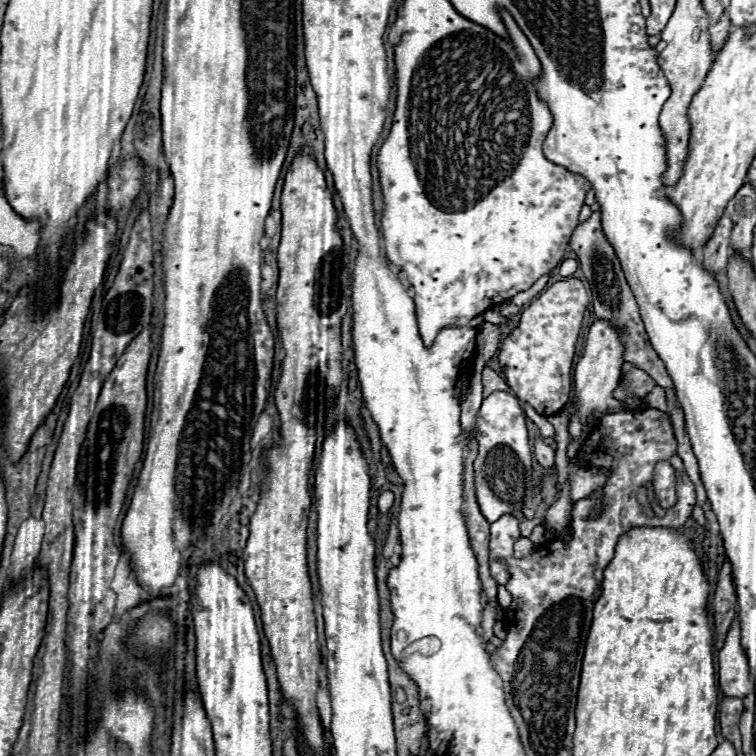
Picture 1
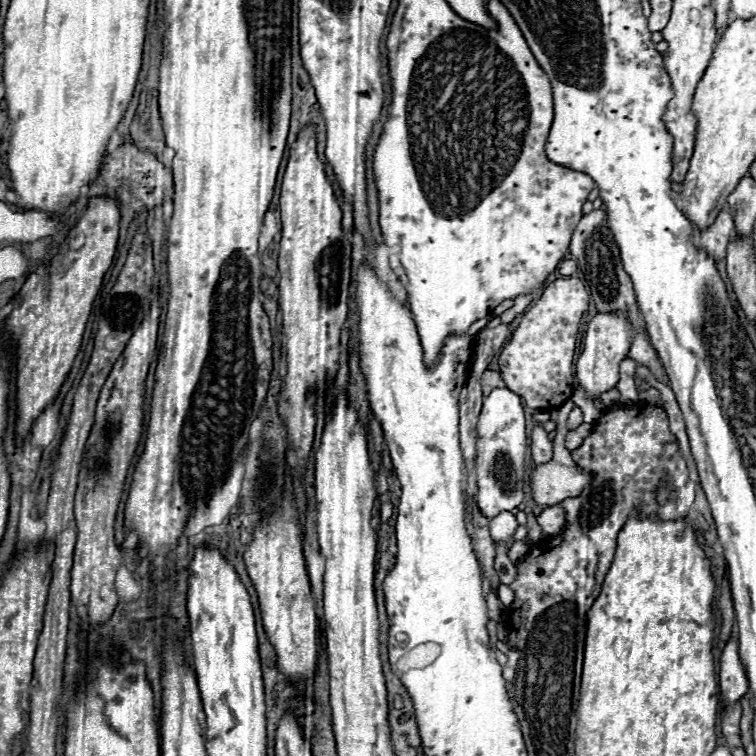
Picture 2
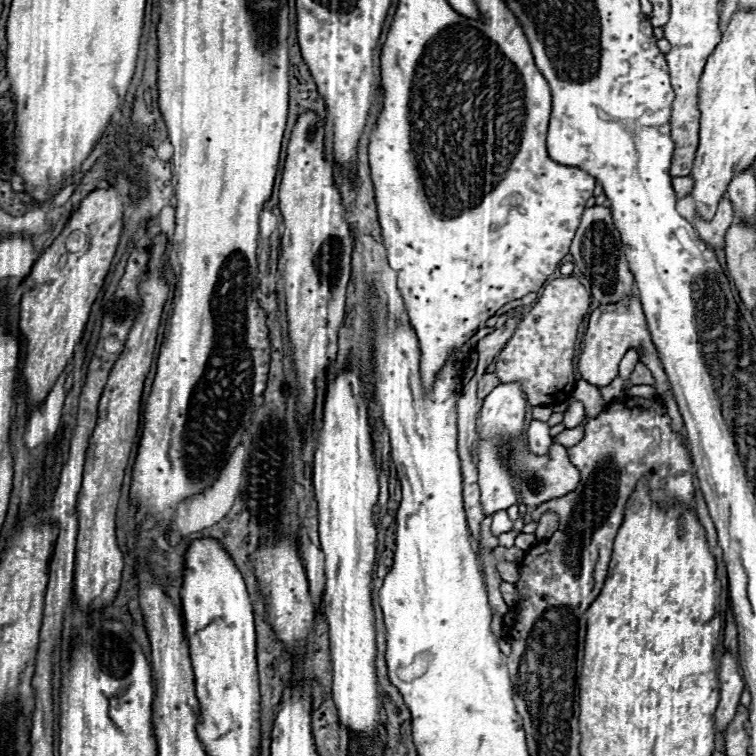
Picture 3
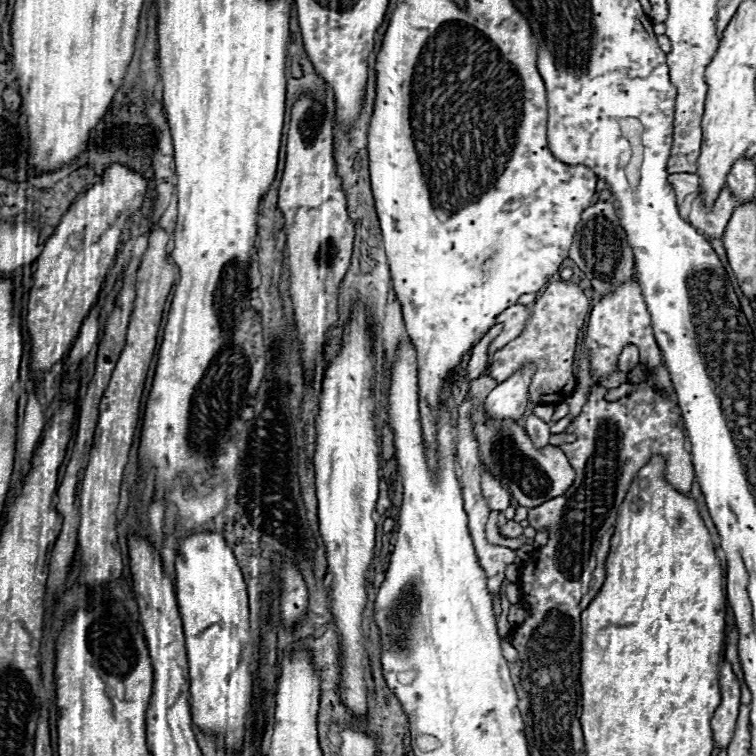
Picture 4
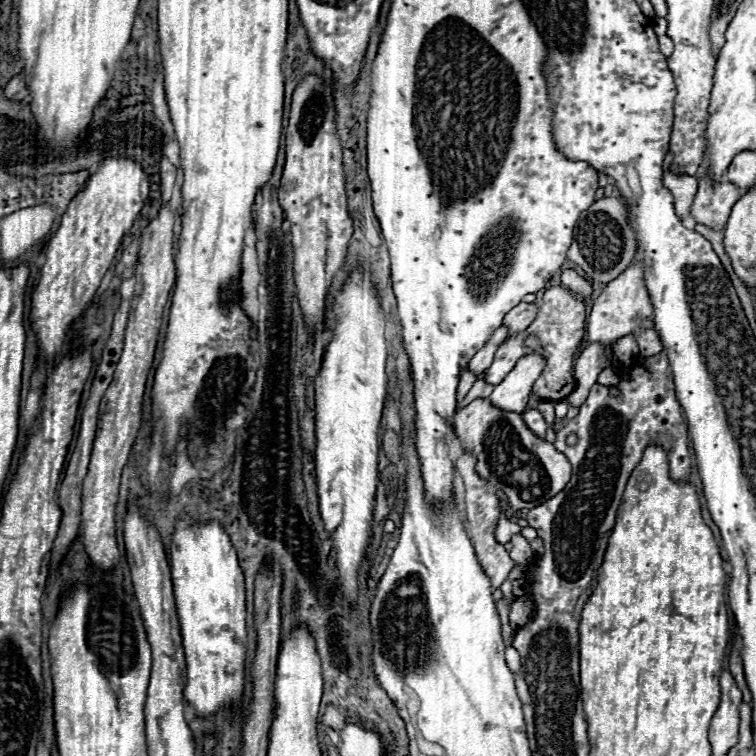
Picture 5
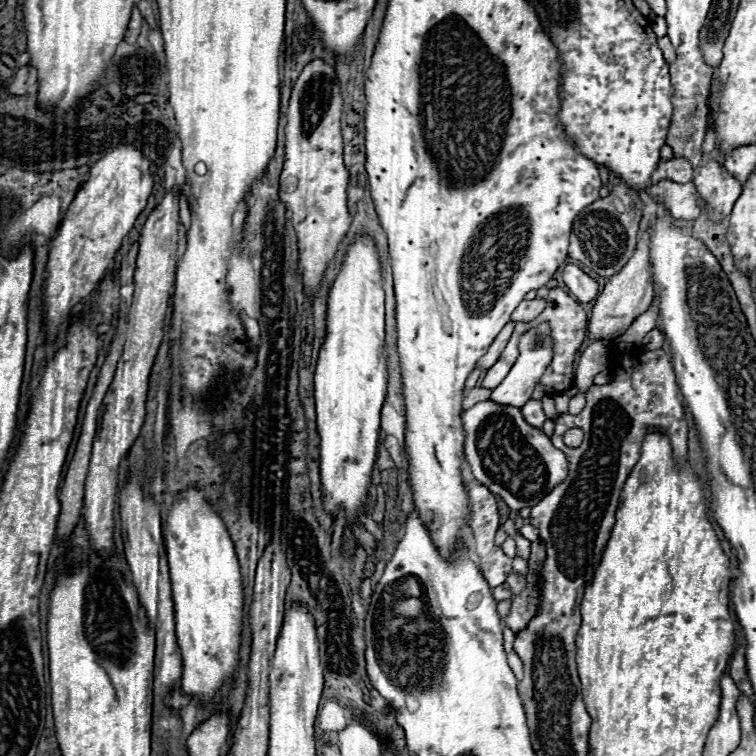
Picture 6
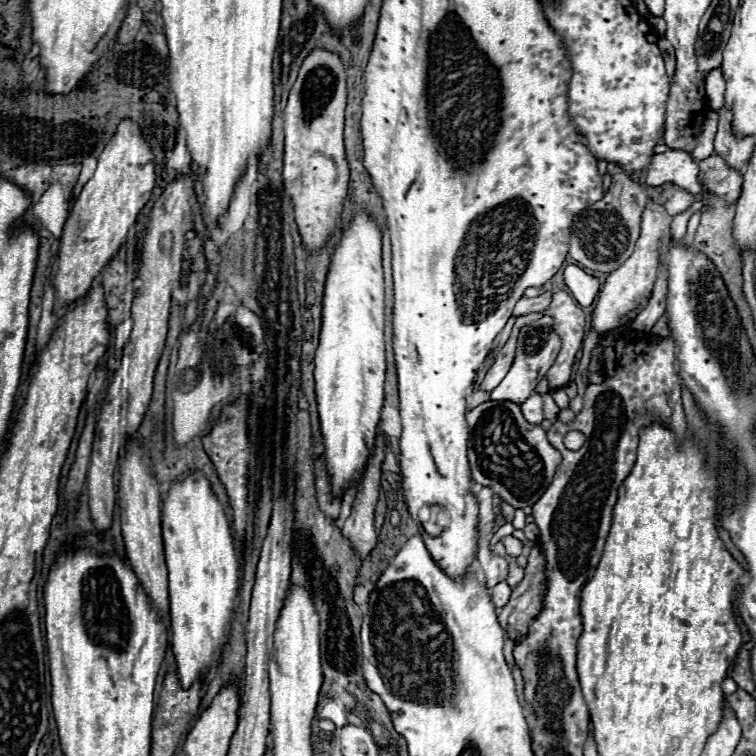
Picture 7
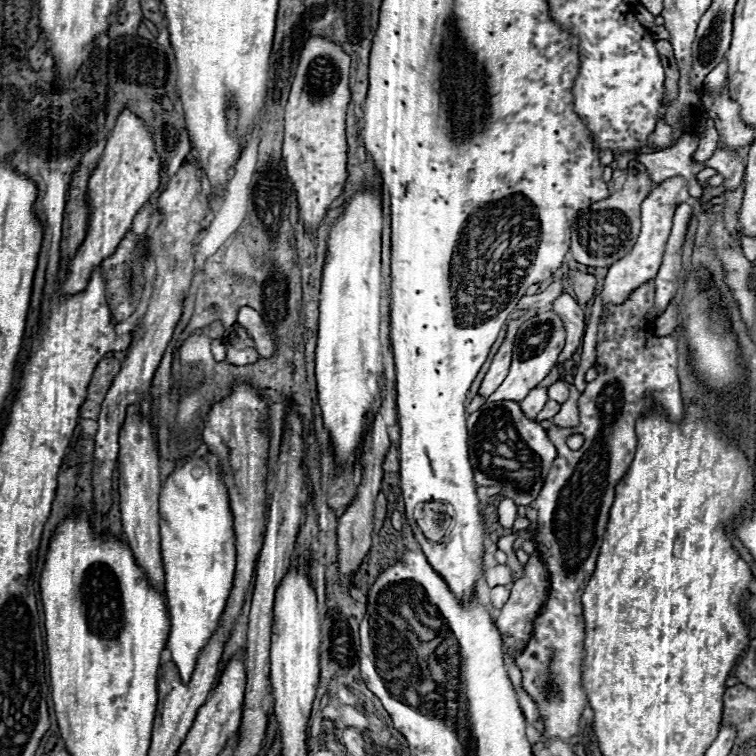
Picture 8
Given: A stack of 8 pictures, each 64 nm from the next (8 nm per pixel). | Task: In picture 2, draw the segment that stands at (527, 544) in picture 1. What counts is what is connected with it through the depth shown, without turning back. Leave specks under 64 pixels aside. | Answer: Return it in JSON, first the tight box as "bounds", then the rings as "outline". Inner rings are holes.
{"bounds":[508,541,531,562],"outline":[[[516,541],[508,551],[508,558],[510,558],[512,562],[518,562],[522,556],[526,556],[526,552],[530,549],[531,546],[525,544],[523,541]]]}

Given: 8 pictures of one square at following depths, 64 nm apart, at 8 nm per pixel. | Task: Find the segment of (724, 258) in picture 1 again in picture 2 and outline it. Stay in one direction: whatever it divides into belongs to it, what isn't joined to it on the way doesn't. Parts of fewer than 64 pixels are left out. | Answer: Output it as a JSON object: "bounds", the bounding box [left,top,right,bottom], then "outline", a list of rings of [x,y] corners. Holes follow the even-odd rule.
{"bounds":[700,206,734,260],"outline":[[[724,206],[720,210],[720,214],[716,216],[714,224],[710,224],[708,228],[704,228],[700,232],[700,244],[714,260],[720,260],[726,254],[726,246],[728,246],[728,240],[732,234],[734,234],[734,218],[728,212],[728,208]]]}

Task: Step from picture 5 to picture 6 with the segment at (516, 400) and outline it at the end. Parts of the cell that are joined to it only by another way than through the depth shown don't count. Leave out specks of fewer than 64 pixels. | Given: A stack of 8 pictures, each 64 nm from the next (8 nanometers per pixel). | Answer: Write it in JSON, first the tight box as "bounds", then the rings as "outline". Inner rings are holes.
{"bounds":[492,324,554,408],"outline":[[[540,324],[528,332],[524,332],[520,336],[520,344],[518,344],[518,350],[520,350],[520,356],[518,360],[514,362],[512,370],[508,372],[508,376],[492,390],[492,402],[498,402],[498,404],[510,404],[510,406],[518,406],[522,408],[530,398],[532,398],[532,392],[536,388],[536,384],[540,382],[540,376],[546,372],[546,368],[550,366],[552,362],[552,350],[554,350],[554,344],[552,344],[552,338],[550,338],[550,328],[548,324]]]}

